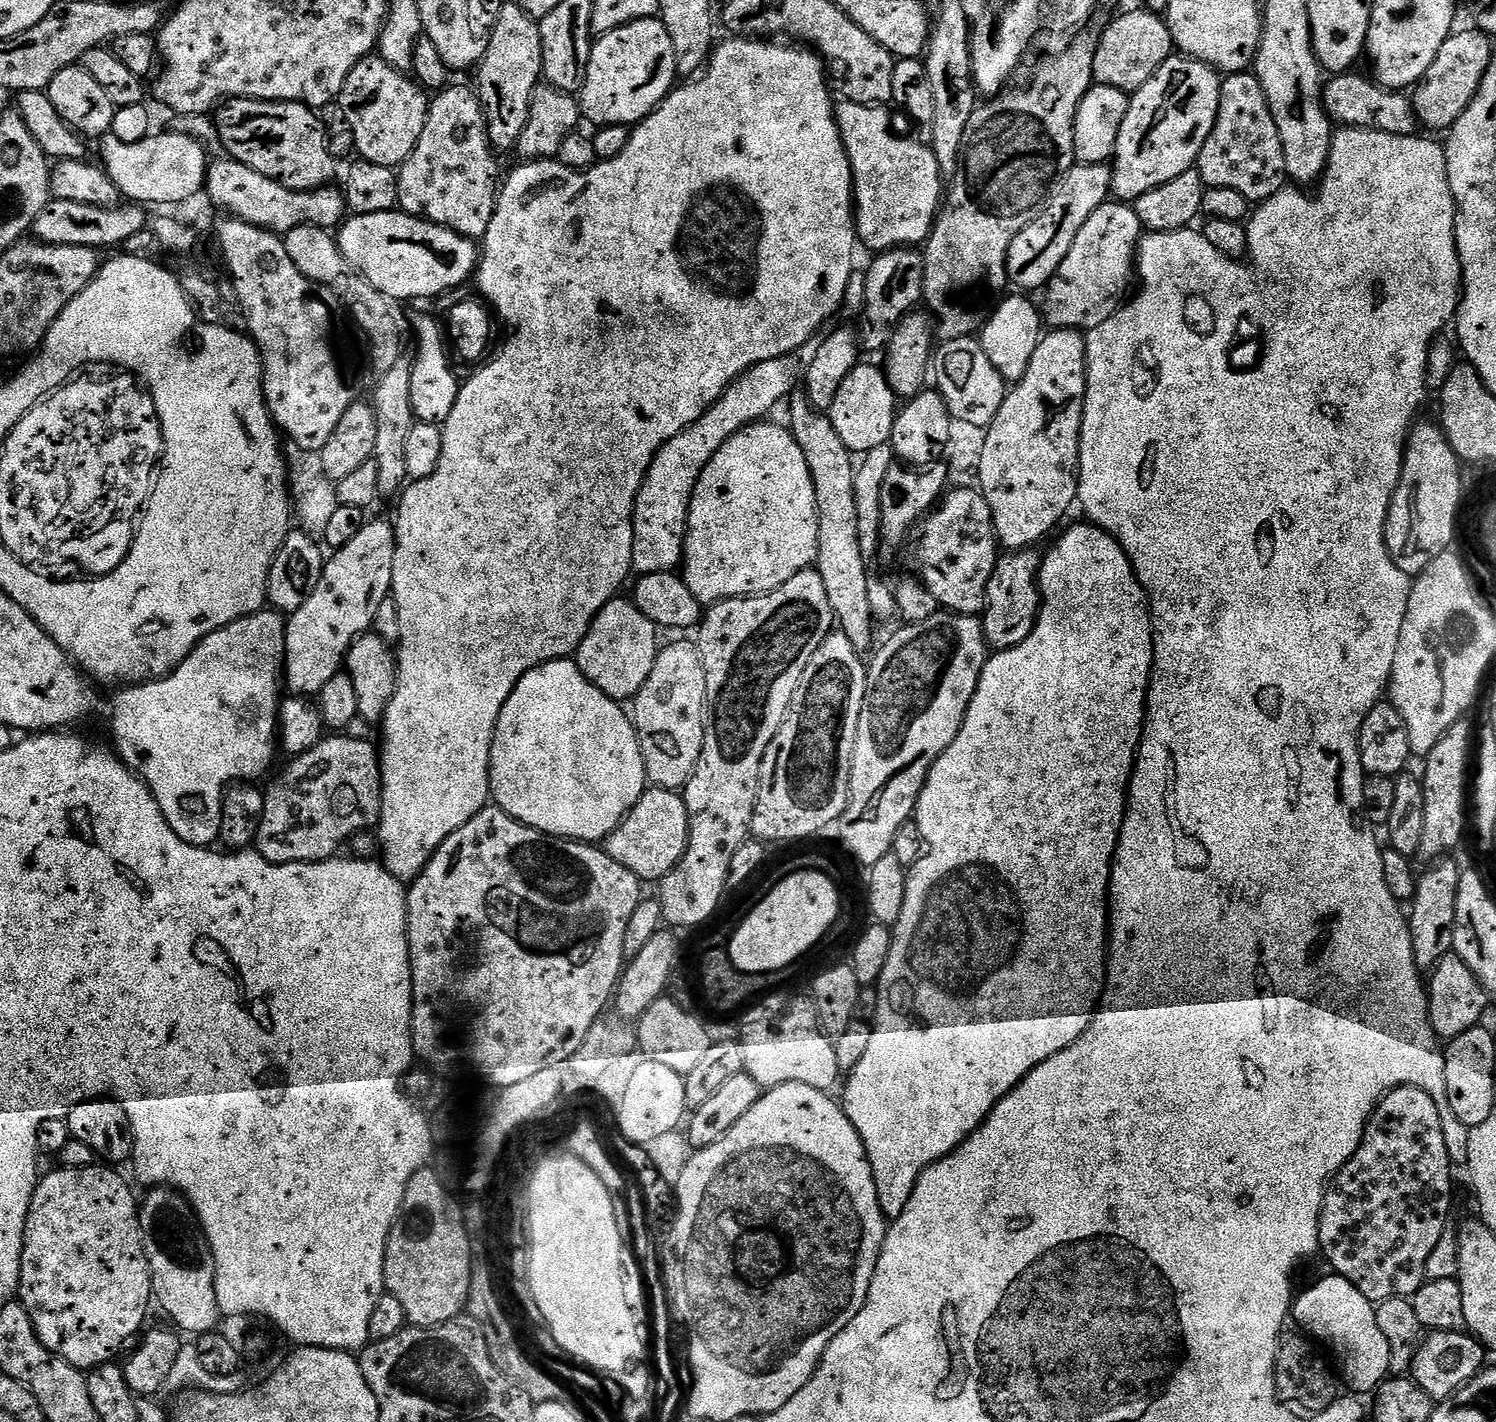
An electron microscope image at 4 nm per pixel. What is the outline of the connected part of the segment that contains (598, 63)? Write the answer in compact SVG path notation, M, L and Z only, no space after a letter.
M635 20L593 43L586 82L578 94L581 117L592 126L635 126L656 110L677 80L674 42L670 42L663 20Z

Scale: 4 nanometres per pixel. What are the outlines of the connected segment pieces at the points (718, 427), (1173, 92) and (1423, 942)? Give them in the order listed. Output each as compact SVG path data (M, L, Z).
M813 338L804 343L797 352L791 352L789 356L779 356L770 362L755 364L743 376L738 377L720 395L720 399L706 409L702 418L698 418L698 422L674 434L674 438L670 438L670 442L666 442L662 450L656 452L650 470L636 495L636 505L632 515L633 573L645 576L670 572L681 567L684 559L684 539L688 533L690 502L694 494L694 486L698 486L698 478L706 462L710 462L710 458L714 458L714 454L718 454L718 450L722 450L725 442L734 438L738 430L763 421L767 417L764 415L780 399L783 401L791 397L794 389L801 383L806 369L812 365L814 358L818 358L819 349L820 340Z
M1173 54L1138 91L1131 93L1126 122L1118 130L1118 146L1110 164L1111 195L1117 201L1134 202L1146 190L1178 178L1178 174L1195 165L1218 118L1221 83L1221 73L1209 64Z
M1441 858L1429 863L1425 872L1419 873L1416 895L1410 901L1412 913L1407 913L1408 929L1412 935L1414 962L1421 970L1431 970L1442 962L1442 958L1453 955L1452 943L1458 914L1458 882L1462 871L1452 858Z

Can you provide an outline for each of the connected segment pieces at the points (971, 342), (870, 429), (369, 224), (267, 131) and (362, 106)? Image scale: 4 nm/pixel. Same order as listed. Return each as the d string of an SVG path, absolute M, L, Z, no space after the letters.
M961 338L950 340L943 345L944 353L940 356L940 365L935 365L935 387L940 397L946 402L953 421L969 424L972 428L987 429L994 422L998 410L1006 395L1006 381L1000 377L998 370L986 358L979 339Z
M861 363L842 382L842 390L838 390L838 398L834 398L834 406L830 415L834 422L834 430L838 430L838 438L846 442L846 446L854 454L872 452L889 443L892 438L892 427L898 411L898 397L887 384L887 378L879 367Z
M393 210L382 214L349 215L338 229L338 239L342 254L360 275L382 294L398 302L404 300L428 300L431 296L440 296L459 284L473 279L478 263L478 244L467 236L458 234L449 228L443 228L418 216L409 216L407 212Z
M227 99L215 109L214 121L223 151L250 170L277 180L291 192L313 192L329 187L336 176L336 160L328 149L328 136L317 113L295 100Z
M376 54L365 56L350 70L338 97L338 104L344 107L344 116L352 127L352 140L360 151L357 153L365 160L391 169L403 164L414 146L418 146L429 103L425 89L411 75L394 70Z

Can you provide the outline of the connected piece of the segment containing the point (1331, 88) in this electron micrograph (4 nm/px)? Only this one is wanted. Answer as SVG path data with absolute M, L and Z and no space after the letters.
M1349 70L1333 75L1325 83L1324 109L1328 111L1329 120L1346 128L1373 128L1376 132L1395 136L1417 135L1421 123L1416 117L1411 99L1403 91L1383 88L1374 79L1355 76L1354 73Z

